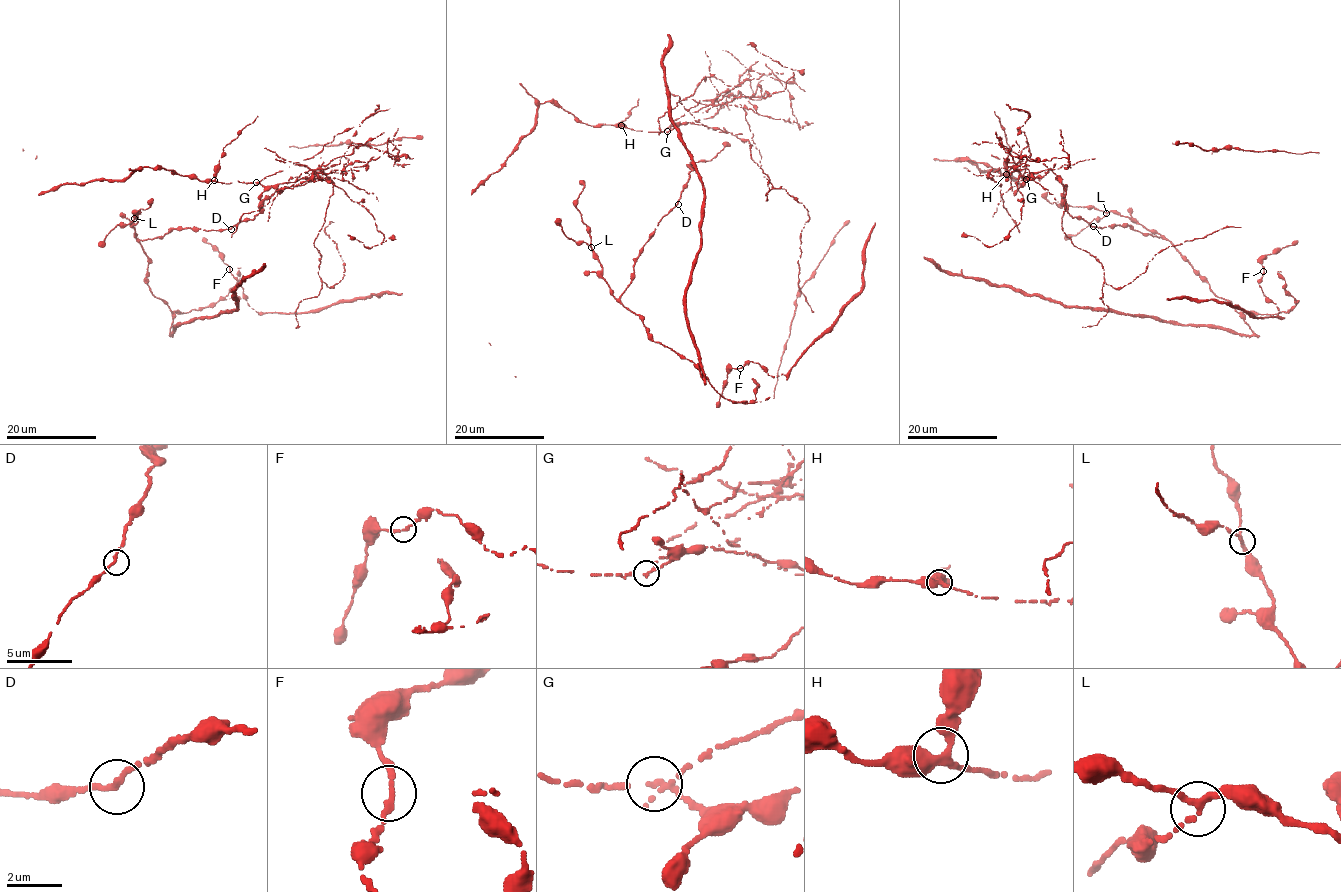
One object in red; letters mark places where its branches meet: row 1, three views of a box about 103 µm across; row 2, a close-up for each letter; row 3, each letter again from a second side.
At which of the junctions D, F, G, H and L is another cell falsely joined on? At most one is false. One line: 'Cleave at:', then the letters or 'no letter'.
Cleave at: G

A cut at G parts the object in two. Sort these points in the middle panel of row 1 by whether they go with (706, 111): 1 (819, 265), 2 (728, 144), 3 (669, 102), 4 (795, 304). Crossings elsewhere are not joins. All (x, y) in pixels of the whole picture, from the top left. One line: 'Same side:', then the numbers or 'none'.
Same side: none

